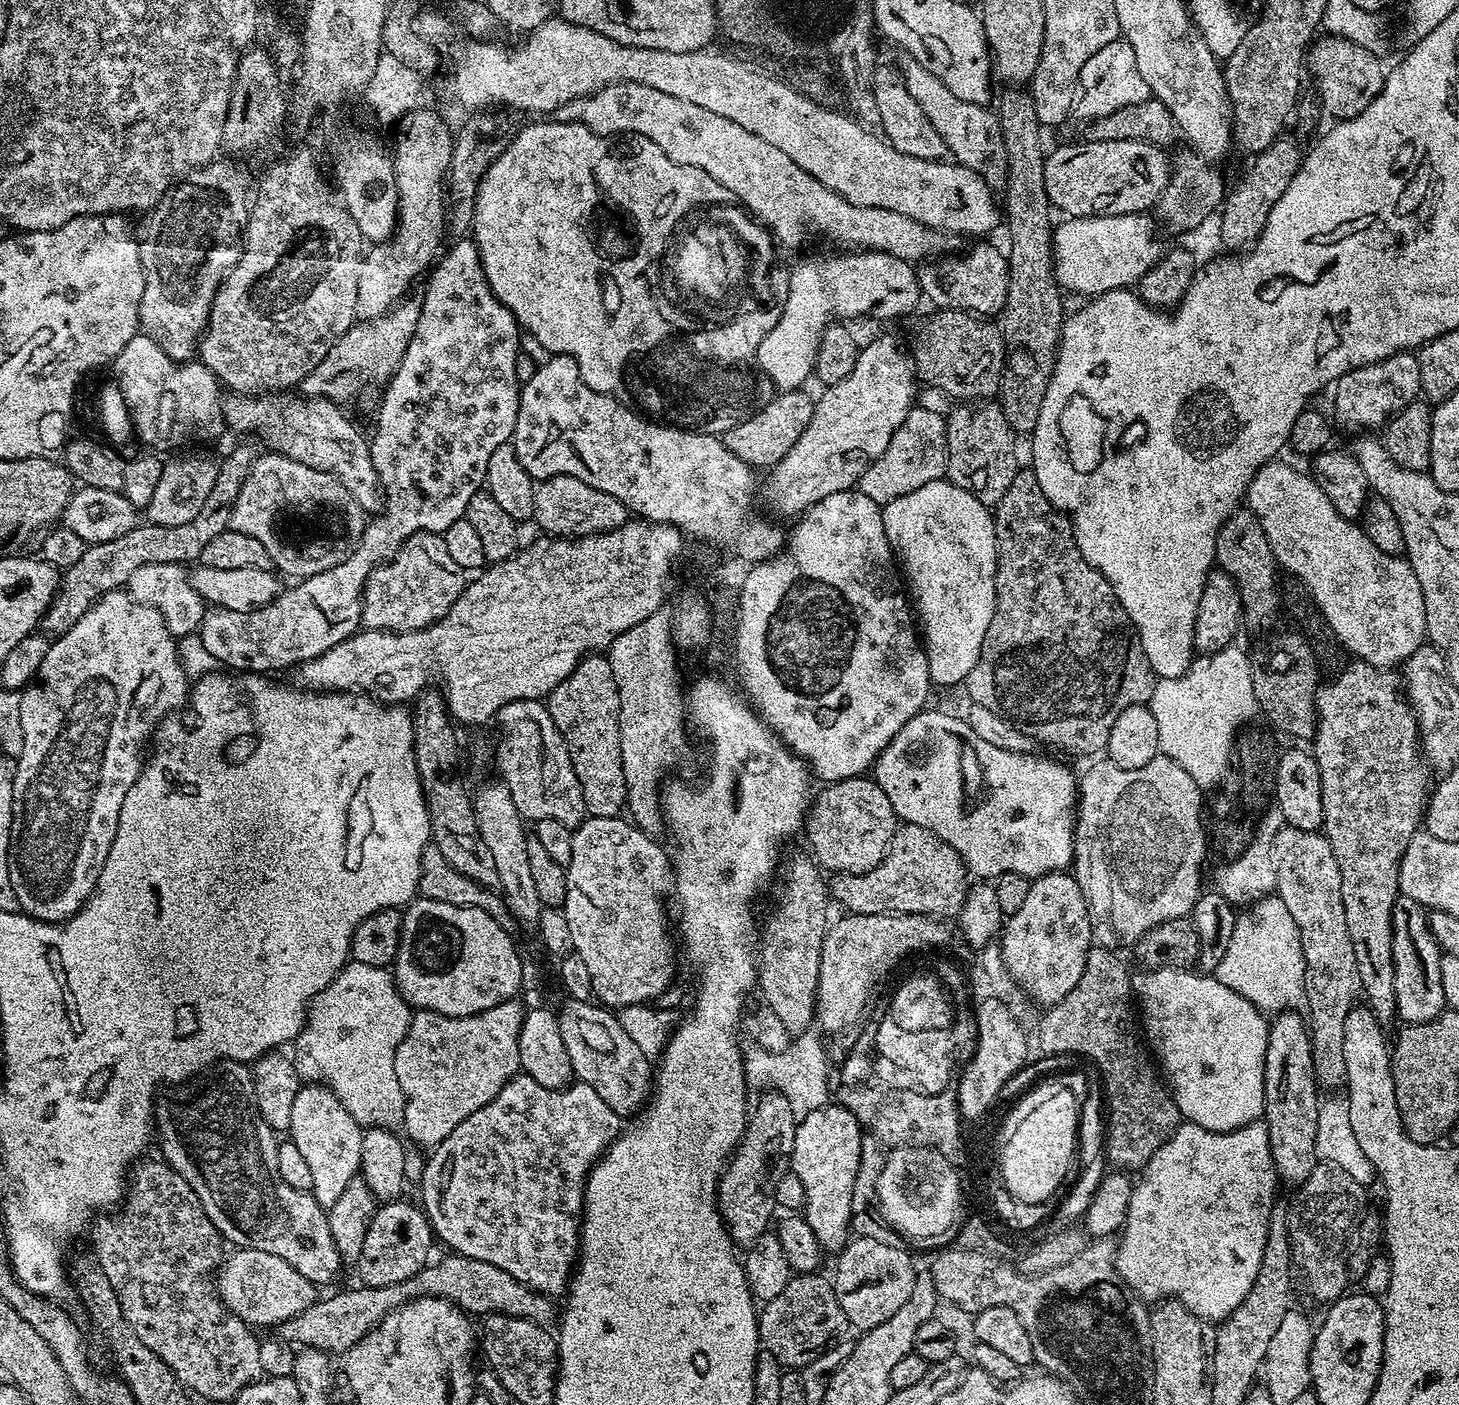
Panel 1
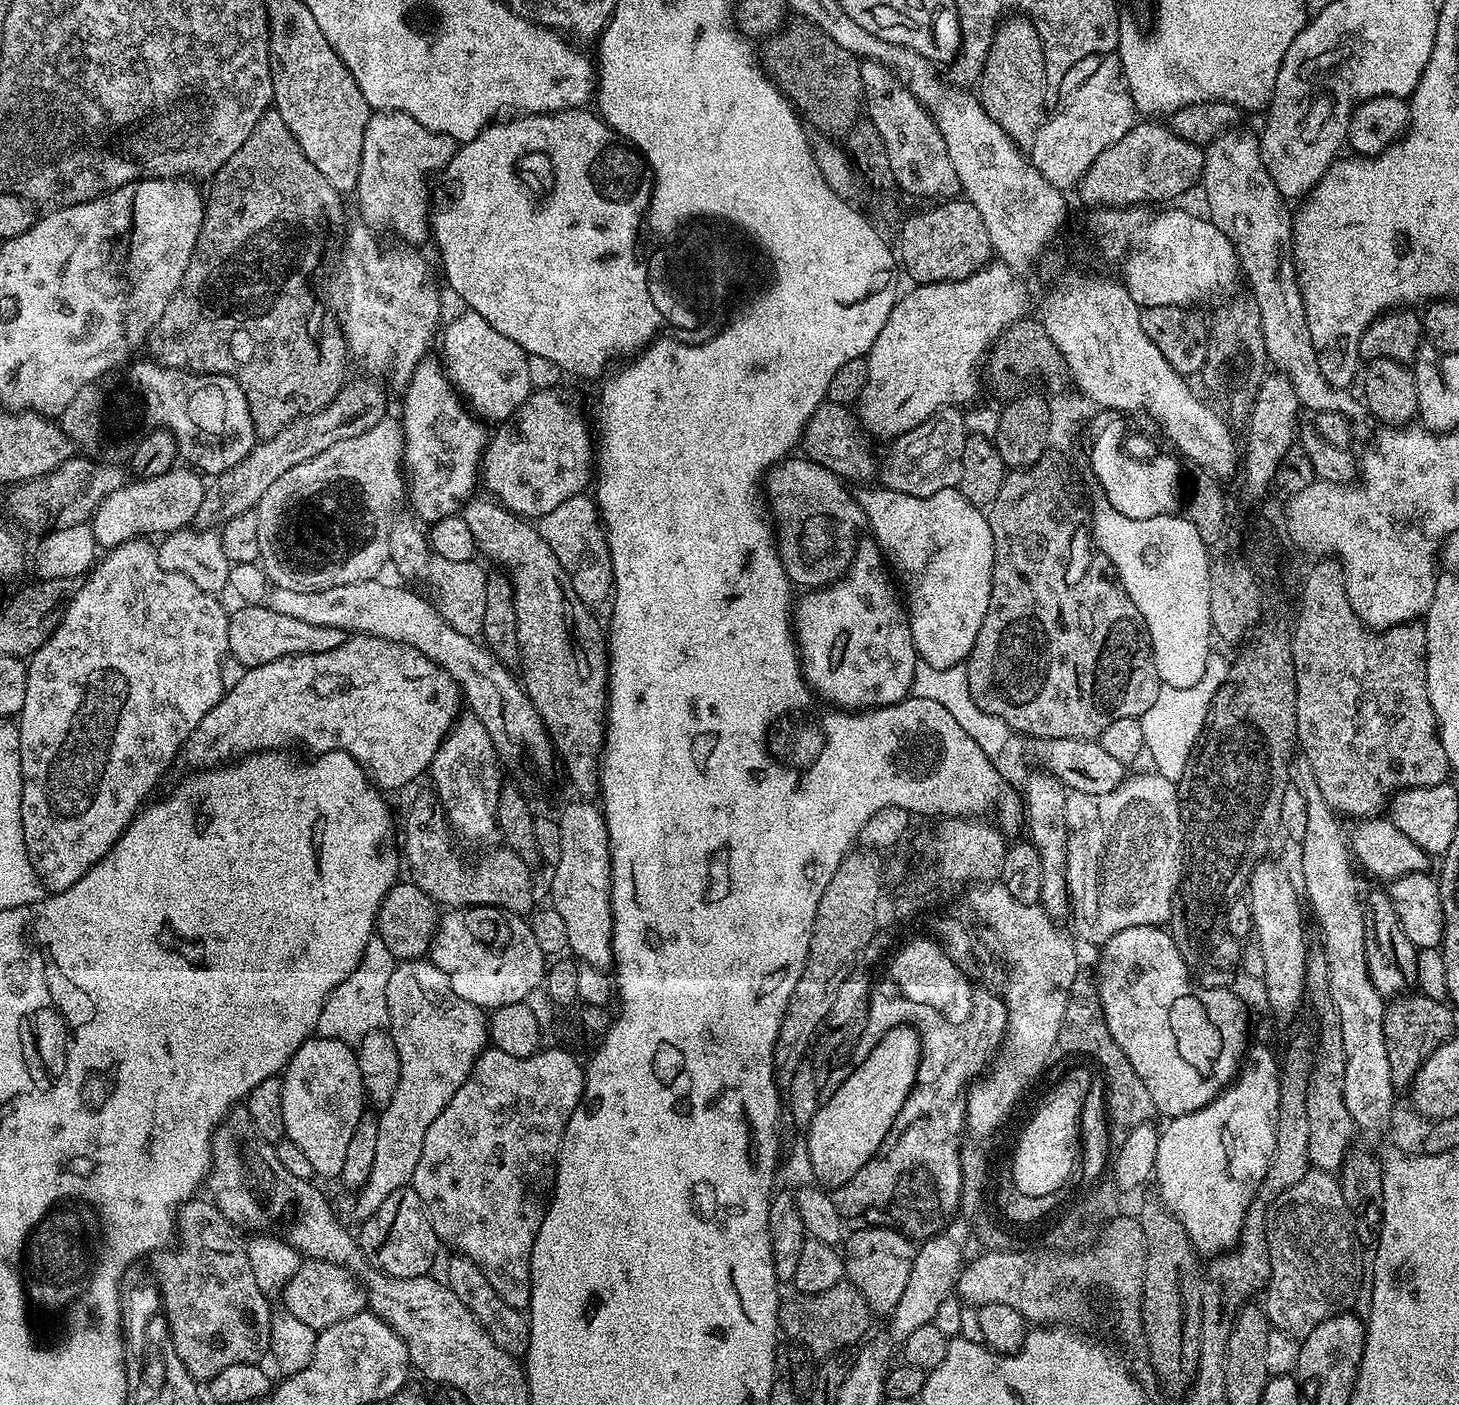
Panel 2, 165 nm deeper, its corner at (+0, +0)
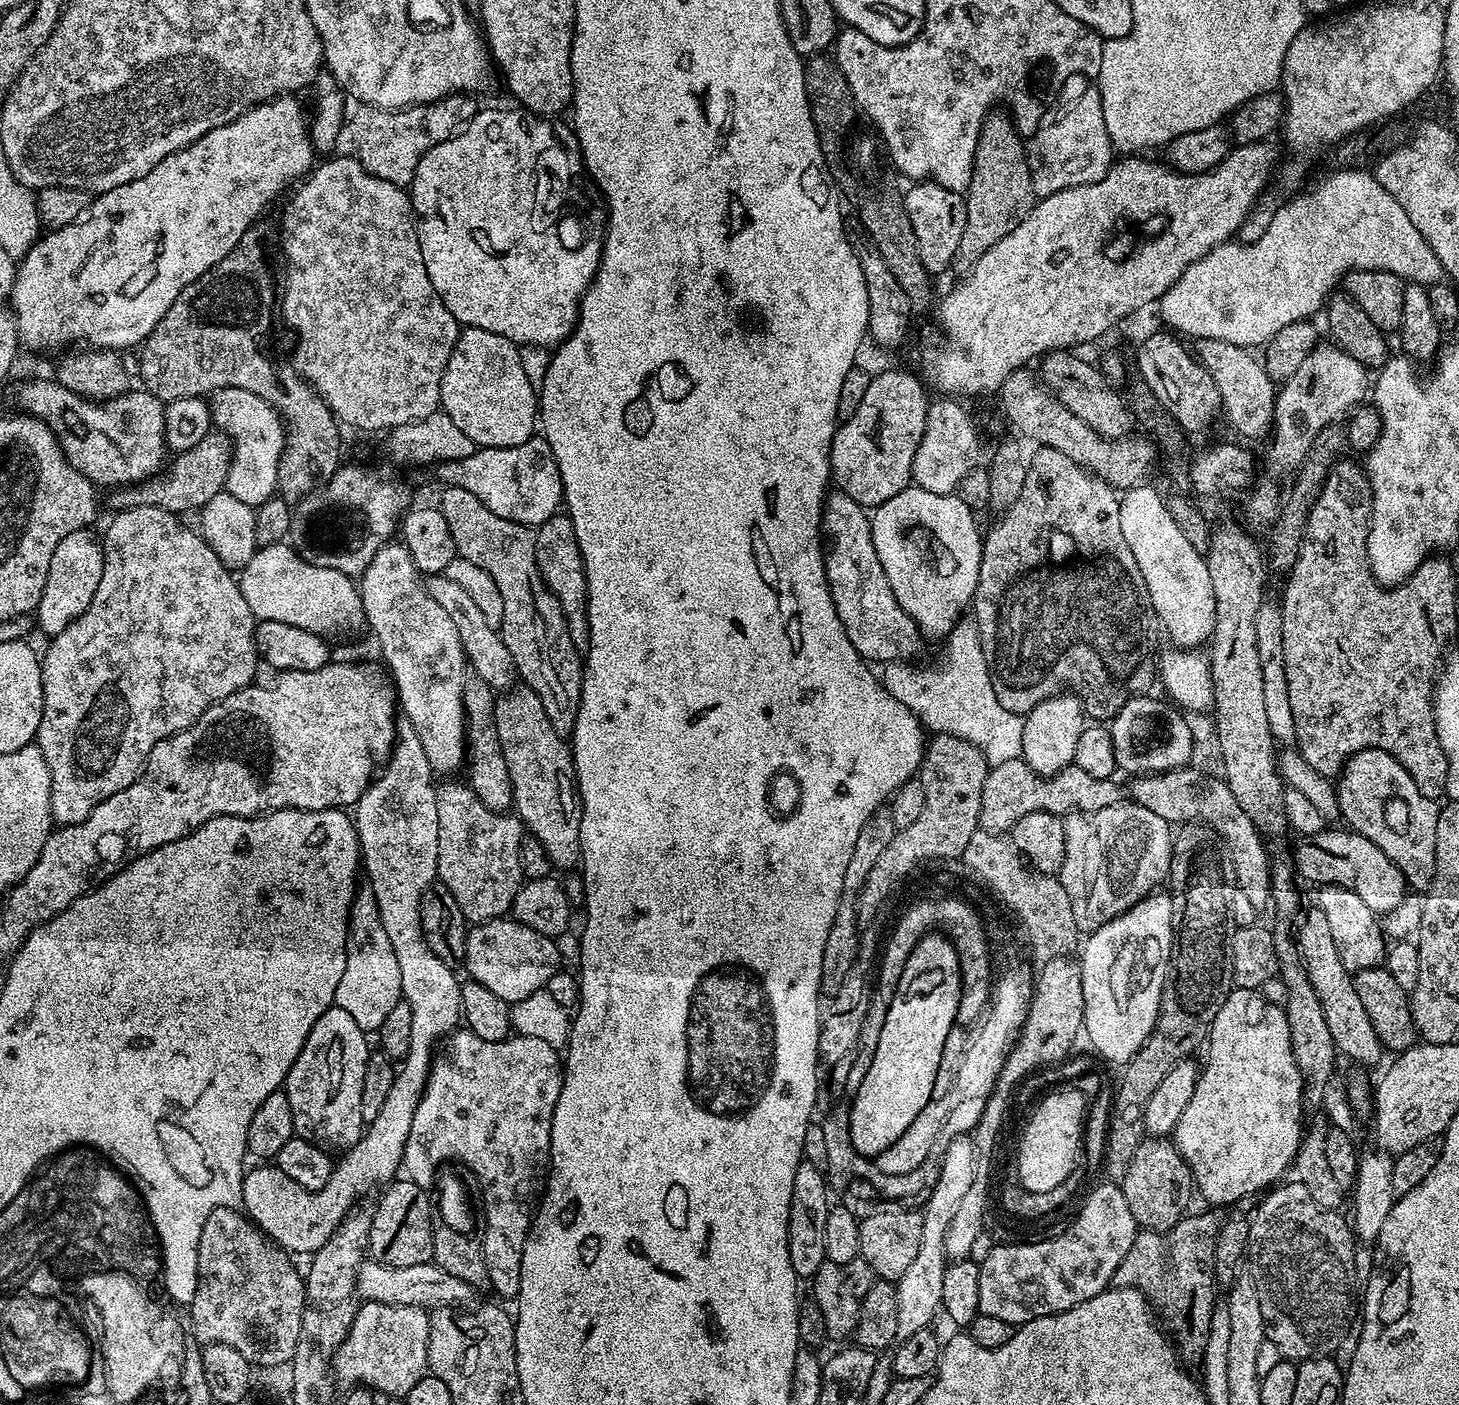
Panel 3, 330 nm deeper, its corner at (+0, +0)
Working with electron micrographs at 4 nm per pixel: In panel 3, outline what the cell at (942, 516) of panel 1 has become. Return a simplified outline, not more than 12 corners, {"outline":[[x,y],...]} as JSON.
{"outline":[[915,486],[871,513],[898,606],[947,637],[973,603],[982,532]]}

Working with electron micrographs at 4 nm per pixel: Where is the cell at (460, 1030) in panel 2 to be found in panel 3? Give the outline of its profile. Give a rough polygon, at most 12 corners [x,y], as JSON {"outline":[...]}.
{"outline":[[407,719],[354,806],[411,1031],[394,1086],[326,1186],[249,1167],[249,1220],[317,1252],[401,1171],[460,986],[424,937],[433,768]]}

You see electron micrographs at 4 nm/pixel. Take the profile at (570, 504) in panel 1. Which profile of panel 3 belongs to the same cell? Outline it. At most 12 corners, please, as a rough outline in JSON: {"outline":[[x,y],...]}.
{"outline":[[567,514],[535,529],[536,565],[588,650],[588,587]]}

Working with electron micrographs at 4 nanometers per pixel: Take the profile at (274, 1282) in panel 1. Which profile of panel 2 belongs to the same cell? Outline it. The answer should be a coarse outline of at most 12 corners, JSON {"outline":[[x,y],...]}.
{"outline":[[305,1259],[285,1285],[287,1311],[317,1330],[366,1308],[347,1268]]}

